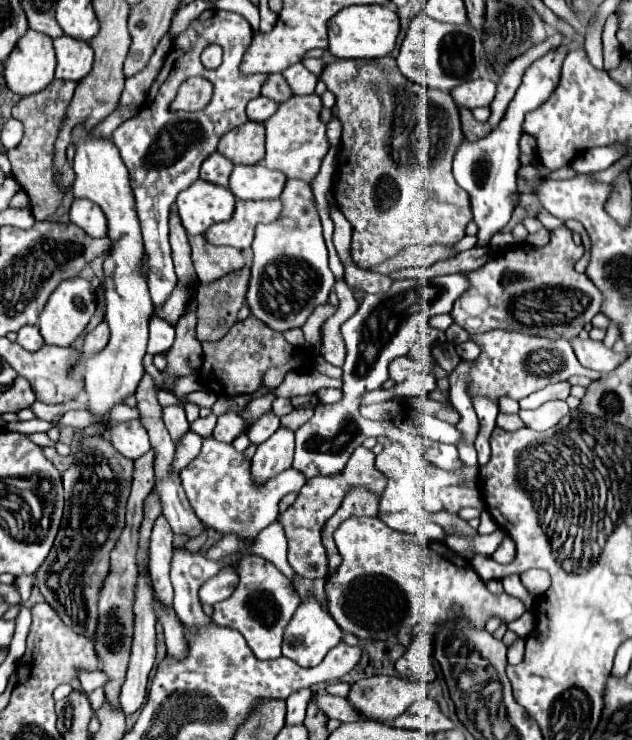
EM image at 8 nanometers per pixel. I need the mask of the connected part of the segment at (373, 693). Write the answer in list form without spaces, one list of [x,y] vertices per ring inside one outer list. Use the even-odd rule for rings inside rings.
[[[375,675],[353,683],[347,699],[365,717],[391,721],[403,711],[407,711],[411,703],[423,699],[425,695],[427,695],[427,689],[425,689],[425,683],[421,681]]]

